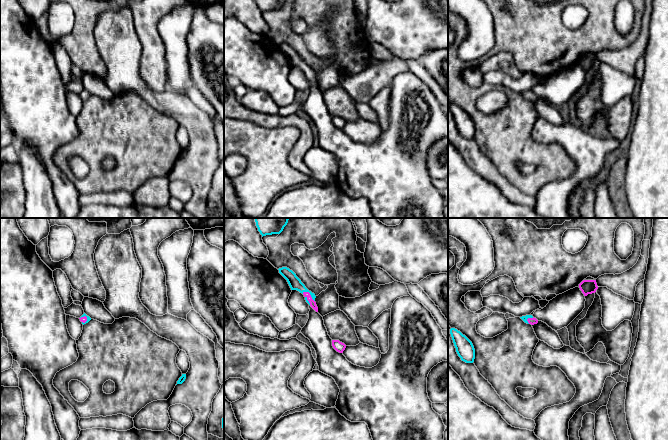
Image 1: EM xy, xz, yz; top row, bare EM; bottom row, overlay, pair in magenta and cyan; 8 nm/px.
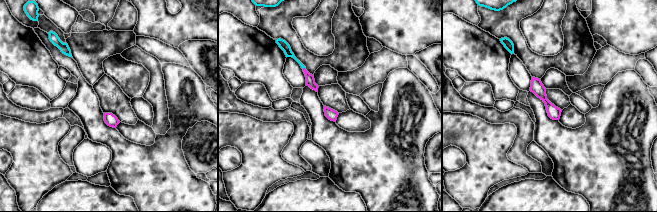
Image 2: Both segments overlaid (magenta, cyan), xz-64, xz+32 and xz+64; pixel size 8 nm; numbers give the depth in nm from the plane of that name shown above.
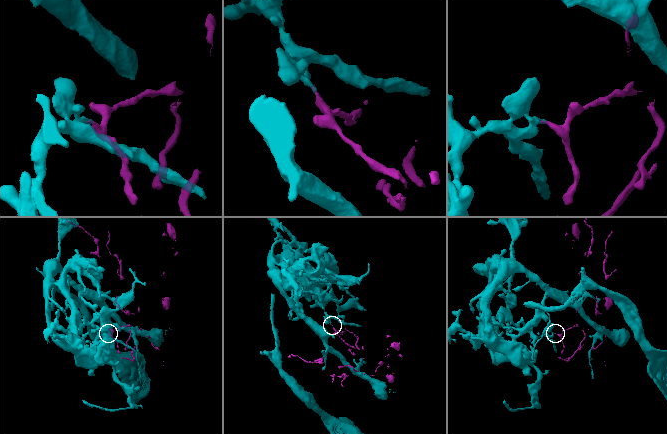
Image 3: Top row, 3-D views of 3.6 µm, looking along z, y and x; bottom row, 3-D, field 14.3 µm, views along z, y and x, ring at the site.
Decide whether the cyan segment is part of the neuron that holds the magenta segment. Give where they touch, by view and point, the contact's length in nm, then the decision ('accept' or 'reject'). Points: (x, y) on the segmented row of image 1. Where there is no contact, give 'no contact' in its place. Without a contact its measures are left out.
xz (309, 294) | 130 nm | reject

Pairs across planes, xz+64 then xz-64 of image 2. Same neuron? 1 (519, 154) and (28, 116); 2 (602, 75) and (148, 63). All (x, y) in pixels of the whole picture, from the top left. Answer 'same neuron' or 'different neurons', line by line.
1: same neuron
2: different neurons

